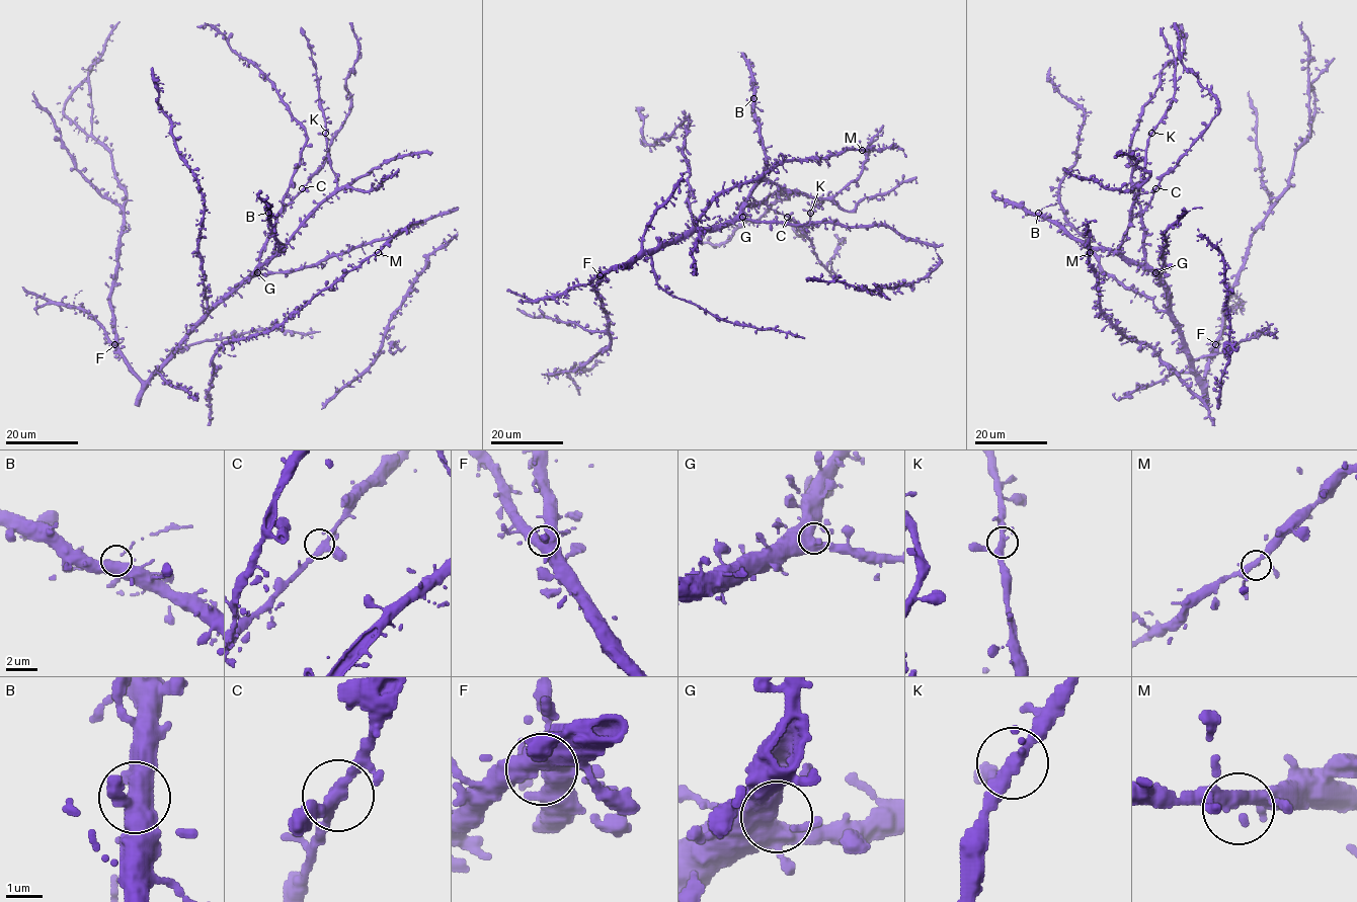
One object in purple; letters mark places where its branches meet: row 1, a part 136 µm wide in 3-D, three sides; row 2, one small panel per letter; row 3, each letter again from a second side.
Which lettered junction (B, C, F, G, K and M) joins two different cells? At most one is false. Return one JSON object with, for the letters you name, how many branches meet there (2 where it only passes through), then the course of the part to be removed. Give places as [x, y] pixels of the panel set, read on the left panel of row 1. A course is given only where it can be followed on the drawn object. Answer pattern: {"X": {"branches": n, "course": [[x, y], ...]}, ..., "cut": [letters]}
{"cut": []}

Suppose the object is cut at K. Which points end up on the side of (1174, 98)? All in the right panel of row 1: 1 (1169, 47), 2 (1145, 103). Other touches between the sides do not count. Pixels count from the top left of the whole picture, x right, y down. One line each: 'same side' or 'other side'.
1: same side
2: other side

